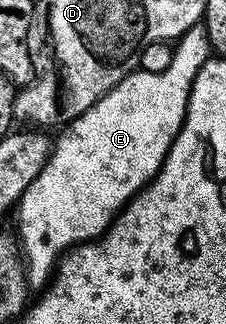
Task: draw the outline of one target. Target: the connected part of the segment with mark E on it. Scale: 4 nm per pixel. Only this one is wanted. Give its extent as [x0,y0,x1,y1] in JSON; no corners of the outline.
[18,25,210,289]

